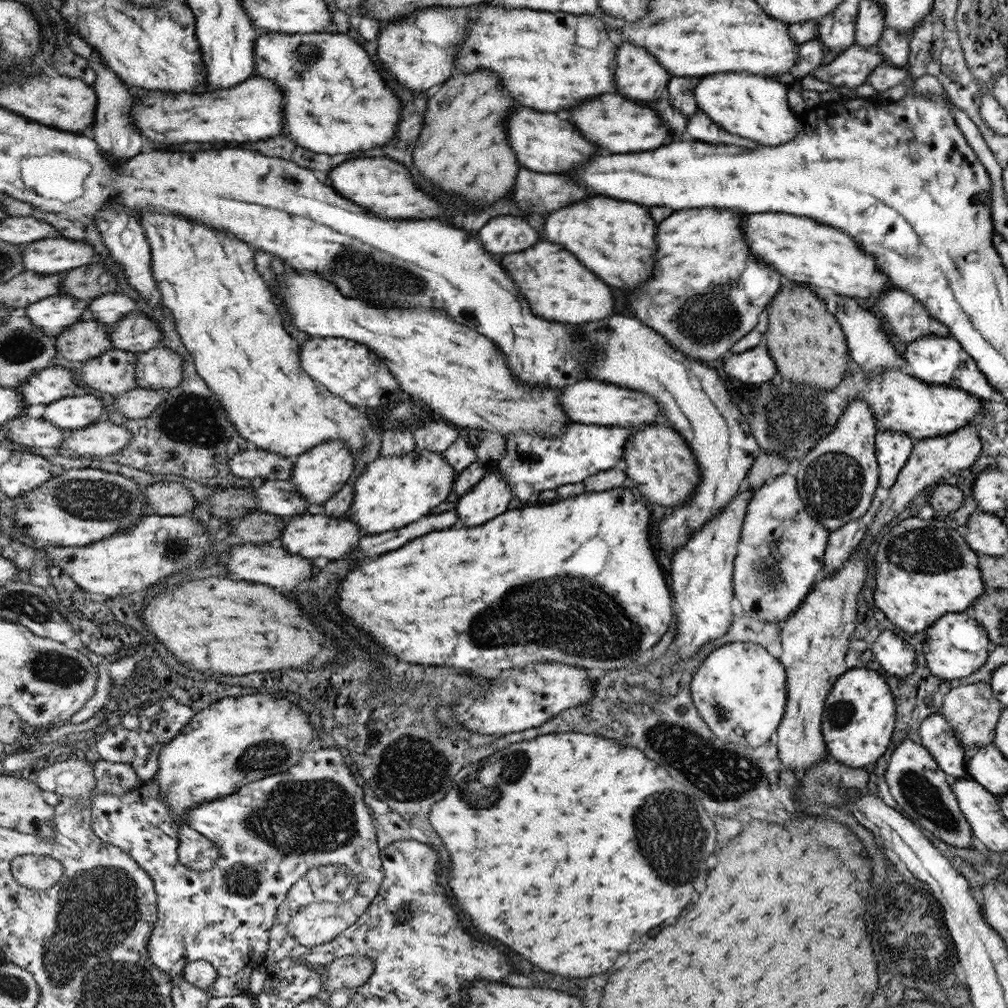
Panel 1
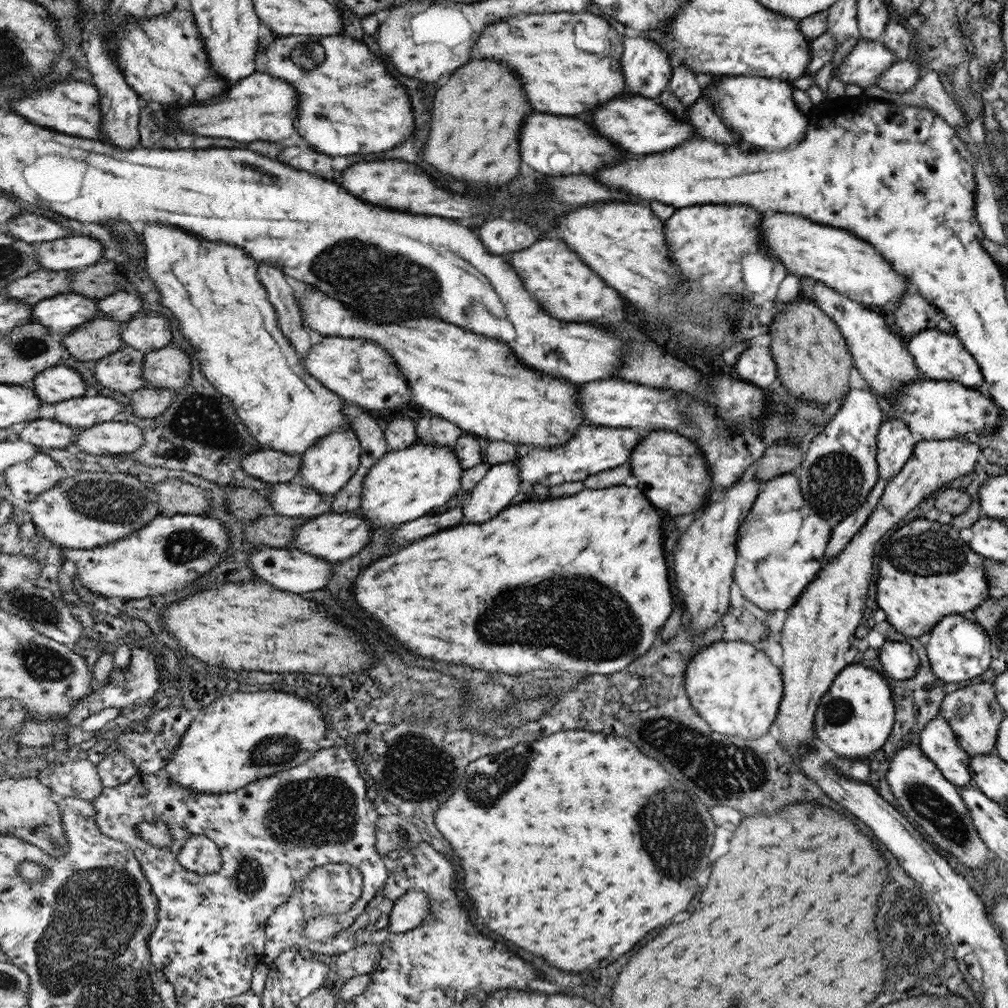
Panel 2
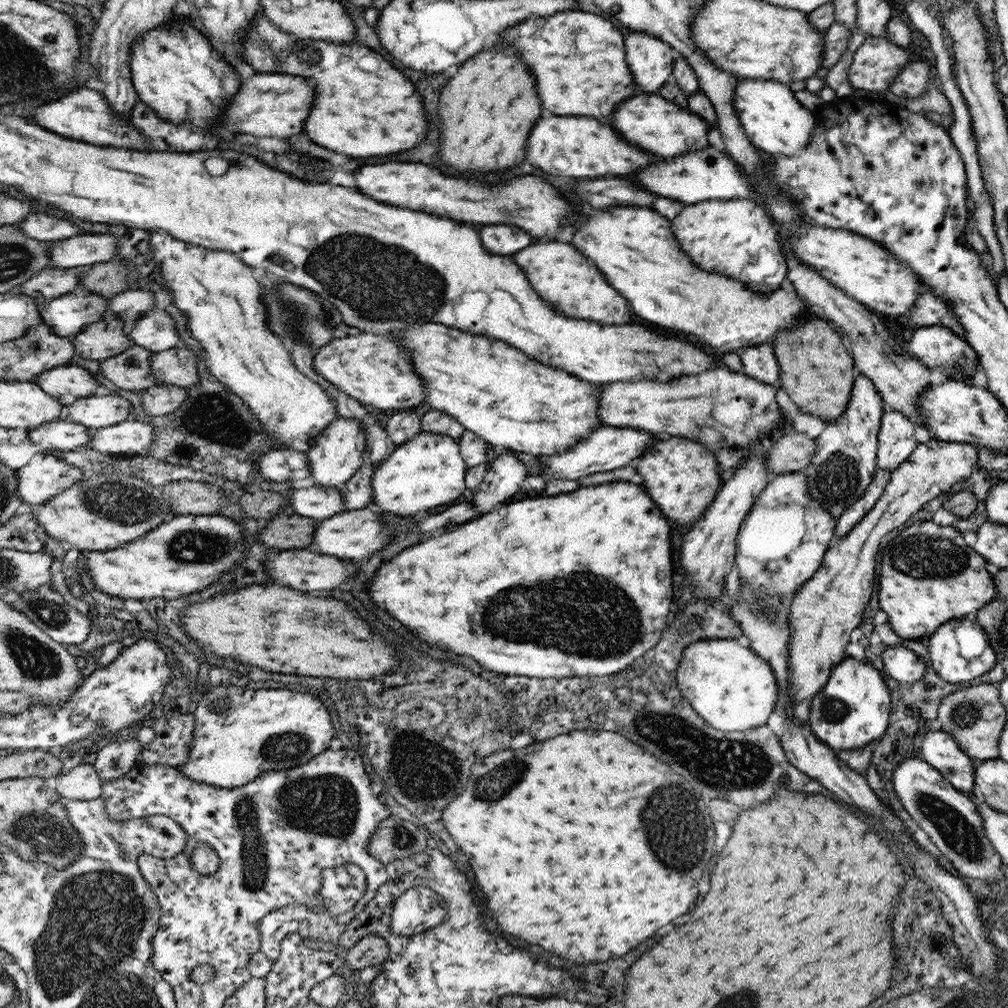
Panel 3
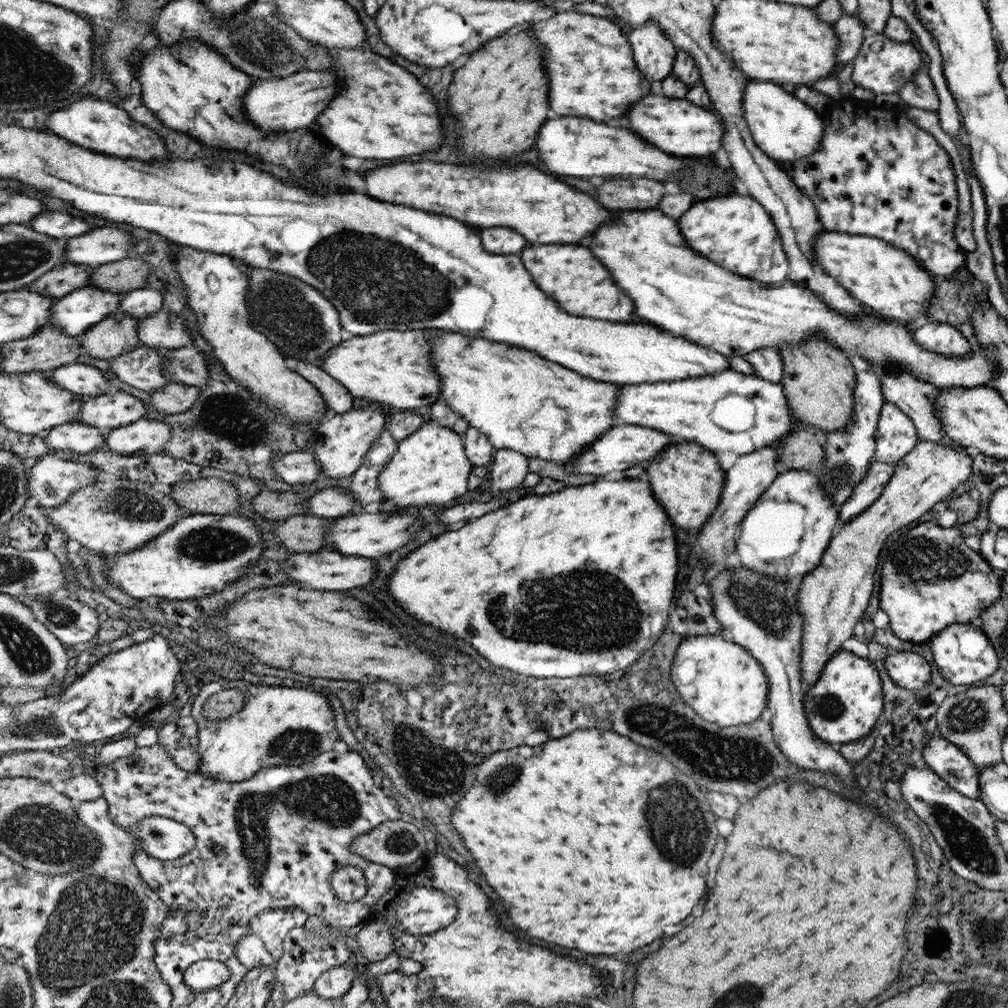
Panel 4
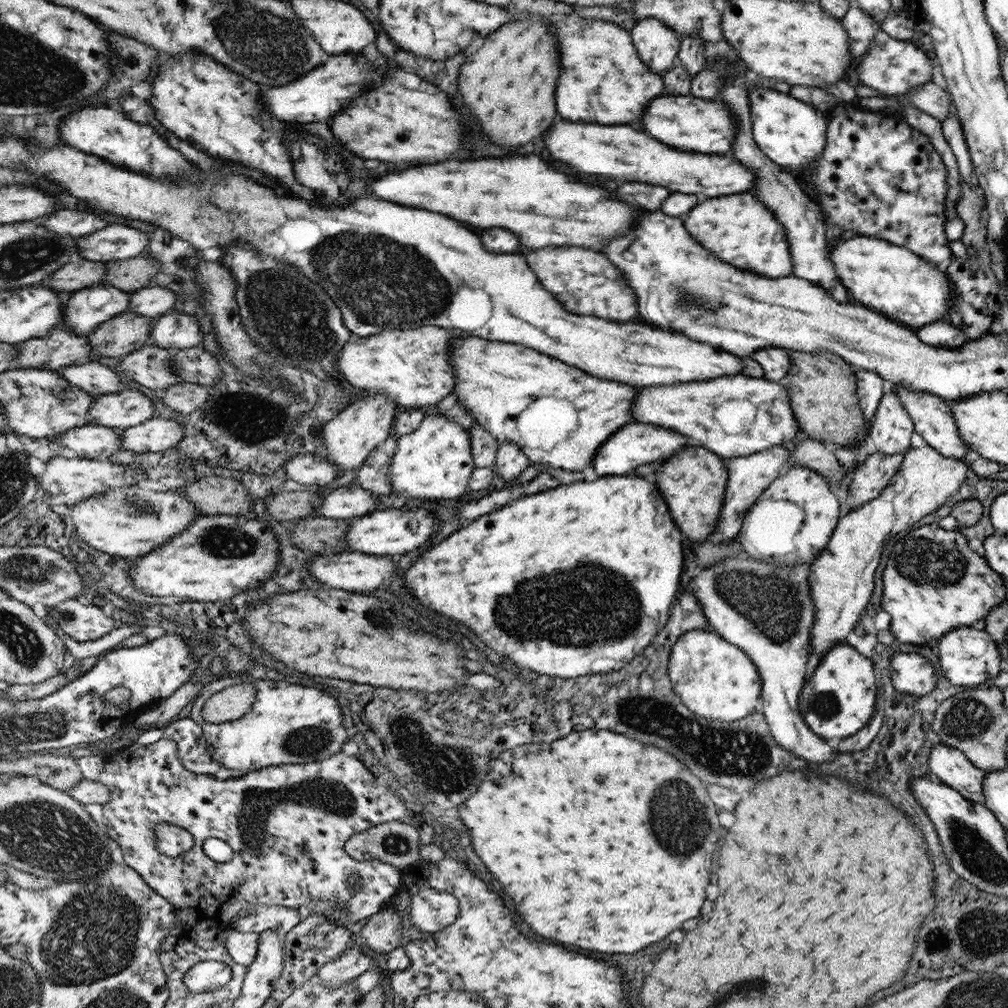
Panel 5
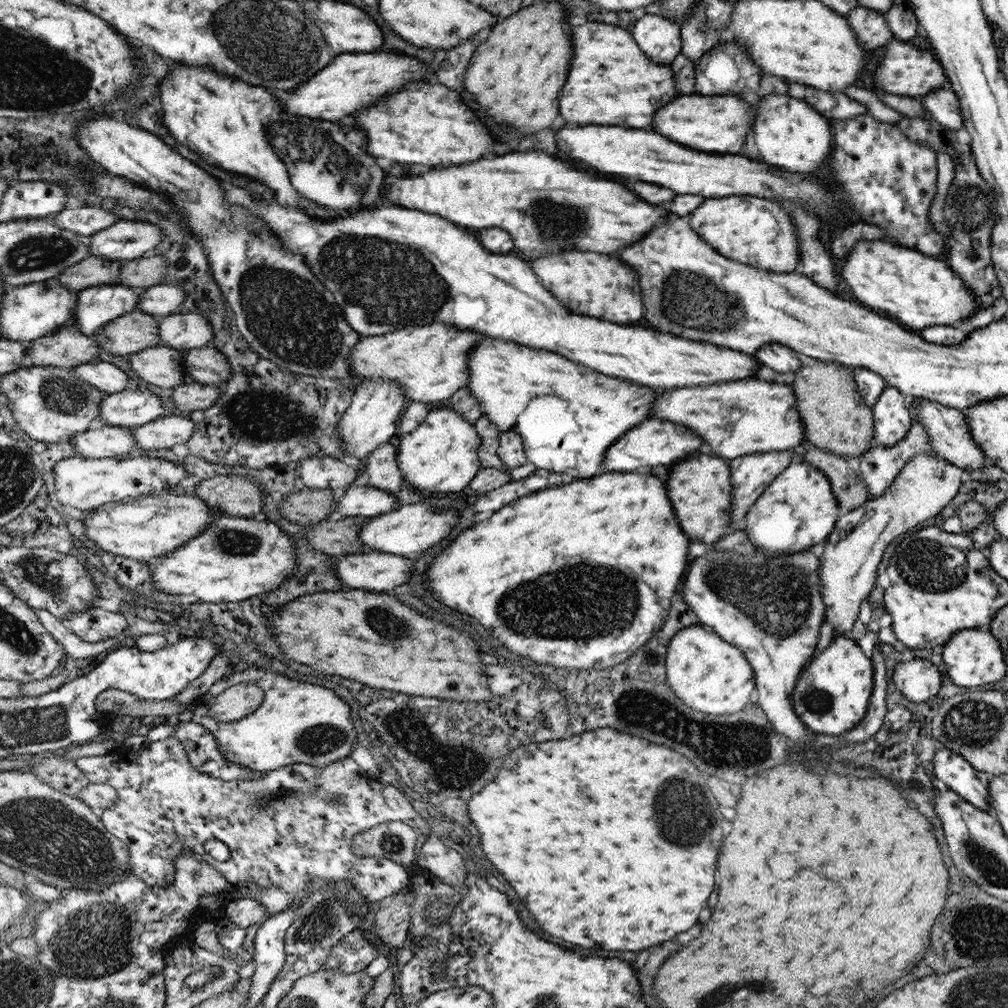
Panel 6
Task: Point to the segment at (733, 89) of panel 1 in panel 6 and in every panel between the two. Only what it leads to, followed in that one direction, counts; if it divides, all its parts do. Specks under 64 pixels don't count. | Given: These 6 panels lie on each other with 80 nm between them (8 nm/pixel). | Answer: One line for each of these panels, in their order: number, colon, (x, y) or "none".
2: (762, 110)
3: (778, 122)
4: (787, 129)
5: (791, 132)
6: (790, 134)

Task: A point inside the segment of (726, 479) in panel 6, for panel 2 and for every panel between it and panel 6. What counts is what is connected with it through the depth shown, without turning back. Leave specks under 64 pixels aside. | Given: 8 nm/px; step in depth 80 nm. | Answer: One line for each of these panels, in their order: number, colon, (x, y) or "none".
2: (671, 470)
3: (682, 474)
4: (687, 477)
5: (694, 480)

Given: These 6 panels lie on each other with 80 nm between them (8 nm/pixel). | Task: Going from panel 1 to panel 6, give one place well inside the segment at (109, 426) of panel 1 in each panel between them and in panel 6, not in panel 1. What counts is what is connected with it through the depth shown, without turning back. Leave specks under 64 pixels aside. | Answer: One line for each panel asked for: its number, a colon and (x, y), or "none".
2: (113, 440)
3: (130, 438)
4: (145, 437)
5: (158, 434)
6: (163, 433)

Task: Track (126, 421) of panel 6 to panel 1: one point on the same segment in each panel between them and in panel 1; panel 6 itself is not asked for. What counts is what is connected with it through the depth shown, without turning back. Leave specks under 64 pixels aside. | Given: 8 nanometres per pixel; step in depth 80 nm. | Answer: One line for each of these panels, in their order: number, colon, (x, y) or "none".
1: (75, 412)
2: (85, 412)
3: (96, 412)
4: (107, 411)
5: (126, 408)

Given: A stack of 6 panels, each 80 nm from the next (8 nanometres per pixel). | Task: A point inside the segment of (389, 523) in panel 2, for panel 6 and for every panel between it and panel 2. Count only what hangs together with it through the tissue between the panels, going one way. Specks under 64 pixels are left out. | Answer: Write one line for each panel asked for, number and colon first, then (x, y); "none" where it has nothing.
3: (428, 471)
4: (430, 466)
5: (435, 461)
6: (441, 456)

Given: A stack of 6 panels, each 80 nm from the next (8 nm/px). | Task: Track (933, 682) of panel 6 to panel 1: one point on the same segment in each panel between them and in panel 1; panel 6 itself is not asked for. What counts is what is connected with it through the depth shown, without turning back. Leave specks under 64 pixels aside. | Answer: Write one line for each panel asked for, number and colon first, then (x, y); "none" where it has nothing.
1: (896, 656)
2: (899, 659)
3: (904, 665)
4: (907, 669)
5: (911, 673)

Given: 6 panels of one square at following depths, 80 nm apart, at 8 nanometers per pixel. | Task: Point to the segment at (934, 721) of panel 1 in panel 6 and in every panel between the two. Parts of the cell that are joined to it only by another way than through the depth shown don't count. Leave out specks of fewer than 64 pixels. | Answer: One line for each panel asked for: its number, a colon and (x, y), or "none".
2: (938, 741)
3: (939, 748)
4: (951, 763)
5: (951, 766)
6: (957, 774)

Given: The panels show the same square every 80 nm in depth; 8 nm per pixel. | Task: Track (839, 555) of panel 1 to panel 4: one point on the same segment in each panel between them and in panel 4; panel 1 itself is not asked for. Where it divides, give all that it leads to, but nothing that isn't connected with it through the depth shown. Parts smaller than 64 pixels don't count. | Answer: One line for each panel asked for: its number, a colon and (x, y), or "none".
2: (843, 533)
3: (852, 515)
4: (868, 492)

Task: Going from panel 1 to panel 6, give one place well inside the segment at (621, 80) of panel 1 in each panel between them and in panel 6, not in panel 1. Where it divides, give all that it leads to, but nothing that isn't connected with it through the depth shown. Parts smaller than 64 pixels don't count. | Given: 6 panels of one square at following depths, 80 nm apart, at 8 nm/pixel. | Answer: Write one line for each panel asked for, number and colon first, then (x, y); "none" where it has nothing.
2: (646, 66)
3: (650, 59)
4: (654, 53)
5: (657, 44)
6: (658, 37)

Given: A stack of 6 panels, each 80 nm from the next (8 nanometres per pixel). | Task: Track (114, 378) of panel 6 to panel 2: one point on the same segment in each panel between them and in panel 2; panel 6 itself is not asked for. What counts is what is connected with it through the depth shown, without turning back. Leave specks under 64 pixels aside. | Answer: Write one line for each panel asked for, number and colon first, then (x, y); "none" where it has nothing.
2: (59, 383)
3: (69, 380)
4: (86, 380)
5: (98, 379)

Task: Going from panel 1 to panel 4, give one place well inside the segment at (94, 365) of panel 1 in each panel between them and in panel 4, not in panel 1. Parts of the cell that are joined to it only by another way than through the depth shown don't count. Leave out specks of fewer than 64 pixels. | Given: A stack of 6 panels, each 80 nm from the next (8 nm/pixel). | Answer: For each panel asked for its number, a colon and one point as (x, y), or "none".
2: (121, 371)
3: (130, 370)
4: (142, 368)

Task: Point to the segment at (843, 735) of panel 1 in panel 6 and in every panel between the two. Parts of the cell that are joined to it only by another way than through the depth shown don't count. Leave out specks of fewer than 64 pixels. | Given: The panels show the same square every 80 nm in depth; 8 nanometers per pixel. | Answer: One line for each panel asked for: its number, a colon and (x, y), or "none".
2: (856, 714)
3: (852, 709)
4: (845, 704)
5: (839, 699)
6: (833, 692)

